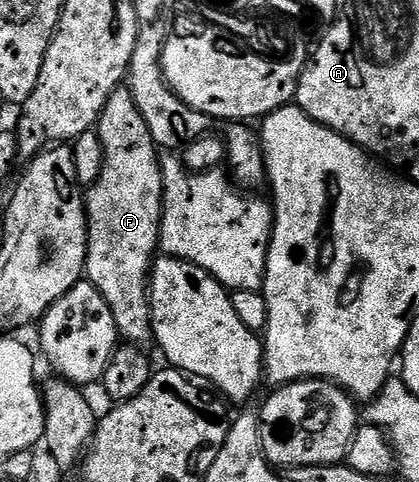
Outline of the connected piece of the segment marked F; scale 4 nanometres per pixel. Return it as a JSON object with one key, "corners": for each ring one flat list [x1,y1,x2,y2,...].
{"corners":[[128,90,113,93,95,130,101,139,103,159,99,178,85,196,89,226,86,277,111,306,120,337,143,348,154,341,149,277,163,219,159,152]]}

